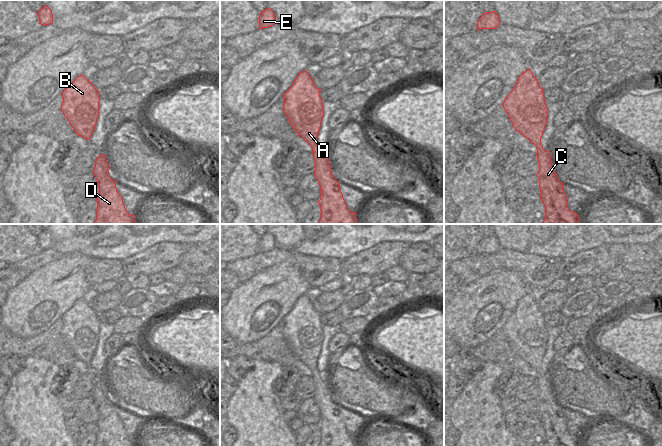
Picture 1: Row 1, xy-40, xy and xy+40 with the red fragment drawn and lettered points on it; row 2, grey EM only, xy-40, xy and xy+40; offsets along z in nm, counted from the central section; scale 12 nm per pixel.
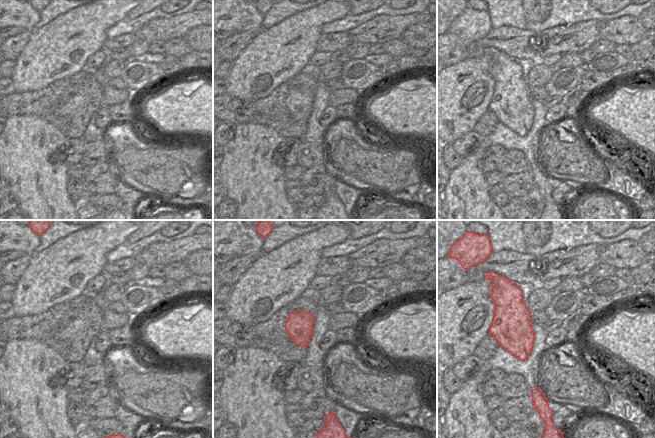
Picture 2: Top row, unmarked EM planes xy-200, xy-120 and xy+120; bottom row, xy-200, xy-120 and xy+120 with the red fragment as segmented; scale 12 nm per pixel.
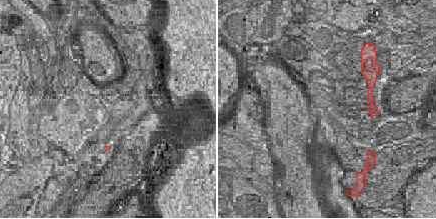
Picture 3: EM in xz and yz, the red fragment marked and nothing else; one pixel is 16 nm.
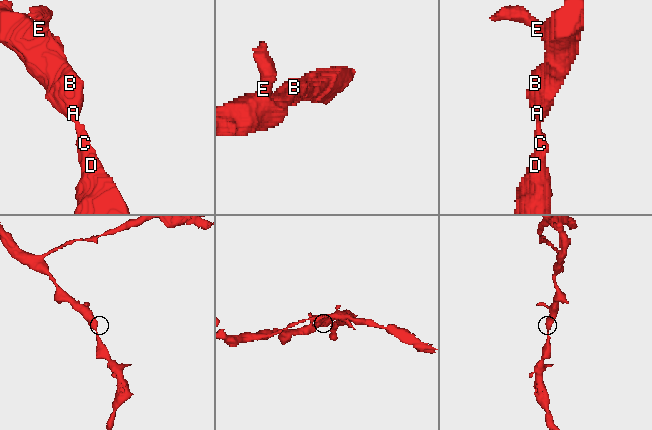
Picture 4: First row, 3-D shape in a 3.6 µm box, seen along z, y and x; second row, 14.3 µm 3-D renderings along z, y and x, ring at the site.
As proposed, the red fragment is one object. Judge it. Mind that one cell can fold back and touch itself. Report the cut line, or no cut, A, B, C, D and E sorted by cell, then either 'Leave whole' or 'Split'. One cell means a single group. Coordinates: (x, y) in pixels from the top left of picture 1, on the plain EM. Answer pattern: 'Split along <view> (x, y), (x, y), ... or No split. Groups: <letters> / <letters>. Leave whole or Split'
No split. Groups: A B C D E. Leave whole.

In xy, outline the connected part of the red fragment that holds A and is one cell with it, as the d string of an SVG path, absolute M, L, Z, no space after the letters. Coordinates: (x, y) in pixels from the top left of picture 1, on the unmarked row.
M300 296L282 320L283 335L296 357L312 371L315 384L313 398L320 410L319 446L357 446L356 436L350 436L347 432L340 407L332 398L327 373L317 369L317 360L324 340L320 316L321 313L316 311L308 296Z

